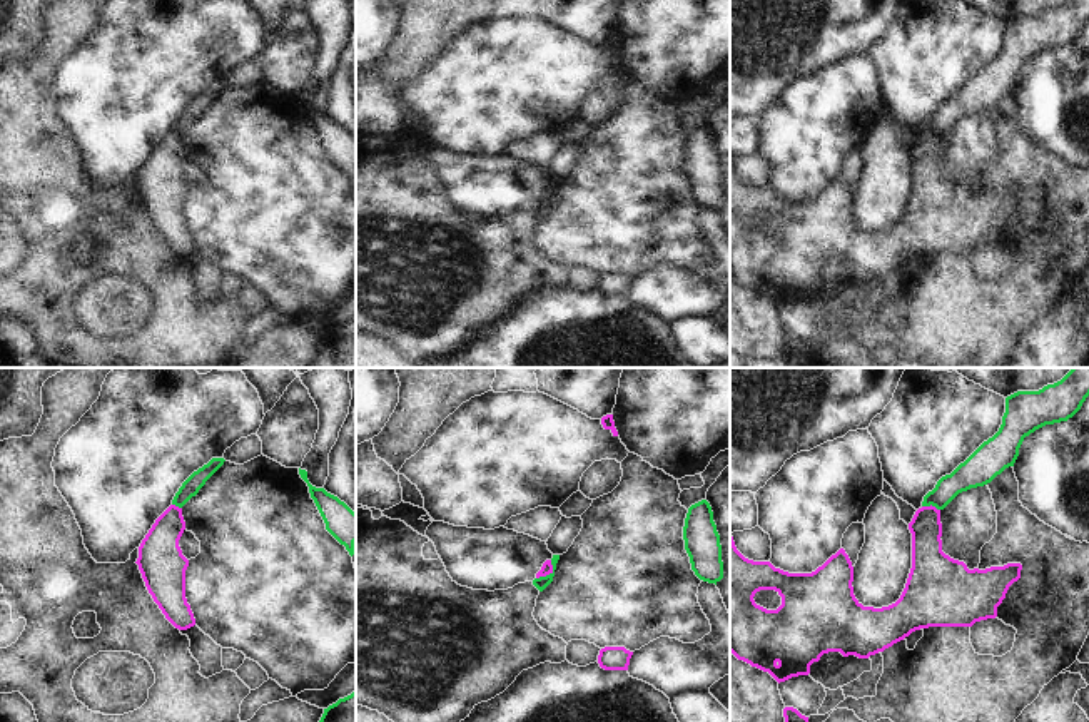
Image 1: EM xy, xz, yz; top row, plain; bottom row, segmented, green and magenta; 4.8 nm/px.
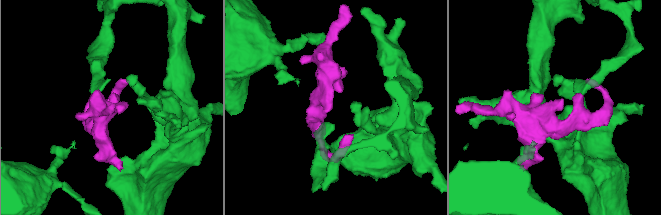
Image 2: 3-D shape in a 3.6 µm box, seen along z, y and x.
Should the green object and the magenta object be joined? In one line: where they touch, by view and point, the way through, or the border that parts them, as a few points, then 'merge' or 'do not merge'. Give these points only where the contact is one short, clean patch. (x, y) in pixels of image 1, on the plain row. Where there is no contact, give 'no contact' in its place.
contact xz (550, 199); border xz (552, 186), (552, 196), (536, 204); do not merge

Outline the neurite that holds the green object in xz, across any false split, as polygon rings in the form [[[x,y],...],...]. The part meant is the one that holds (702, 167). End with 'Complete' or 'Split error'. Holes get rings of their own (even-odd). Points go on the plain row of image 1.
[[[707,125],[688,134],[683,165],[695,201],[717,211],[723,204],[722,170],[713,137]]]. Complete

